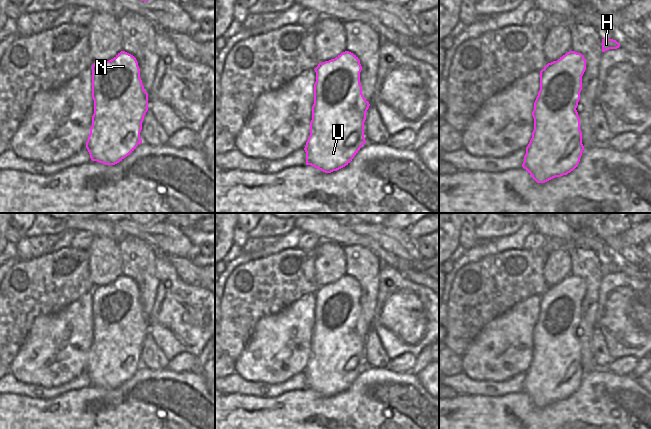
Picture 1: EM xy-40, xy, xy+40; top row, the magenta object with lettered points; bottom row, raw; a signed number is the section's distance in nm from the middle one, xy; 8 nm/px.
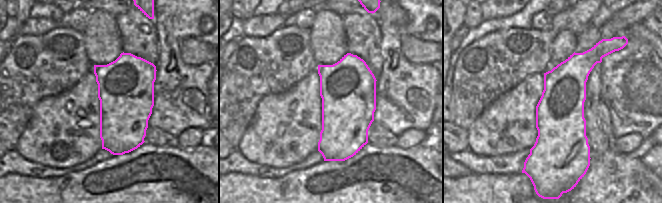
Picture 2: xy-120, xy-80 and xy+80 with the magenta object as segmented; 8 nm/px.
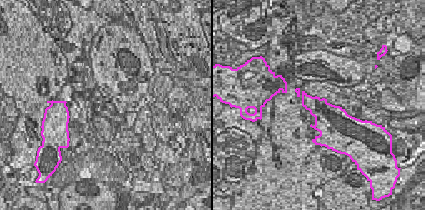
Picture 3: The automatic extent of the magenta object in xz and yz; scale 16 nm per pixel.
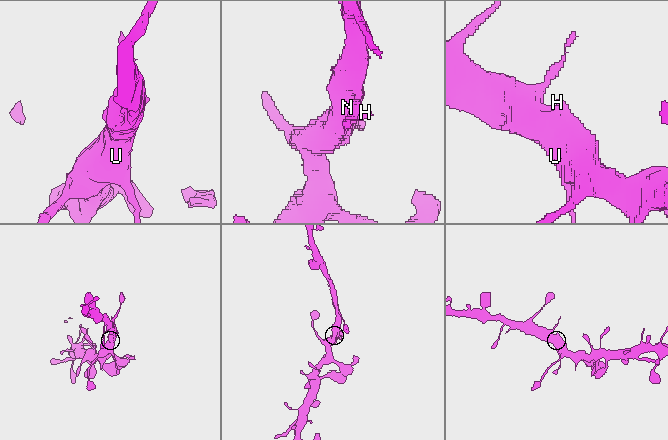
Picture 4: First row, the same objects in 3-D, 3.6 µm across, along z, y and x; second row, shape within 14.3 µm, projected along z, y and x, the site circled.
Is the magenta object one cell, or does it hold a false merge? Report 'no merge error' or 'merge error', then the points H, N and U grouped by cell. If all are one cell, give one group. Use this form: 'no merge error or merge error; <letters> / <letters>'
no merge error; H N U

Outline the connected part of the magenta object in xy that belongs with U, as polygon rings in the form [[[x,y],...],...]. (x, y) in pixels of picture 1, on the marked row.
[[[345,51],[335,59],[319,63],[314,70],[316,82],[310,136],[304,148],[306,165],[331,173],[348,165],[366,143],[364,122],[370,104],[362,94],[360,84],[362,66],[353,53]]]

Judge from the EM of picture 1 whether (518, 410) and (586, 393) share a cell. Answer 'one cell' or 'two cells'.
one cell

